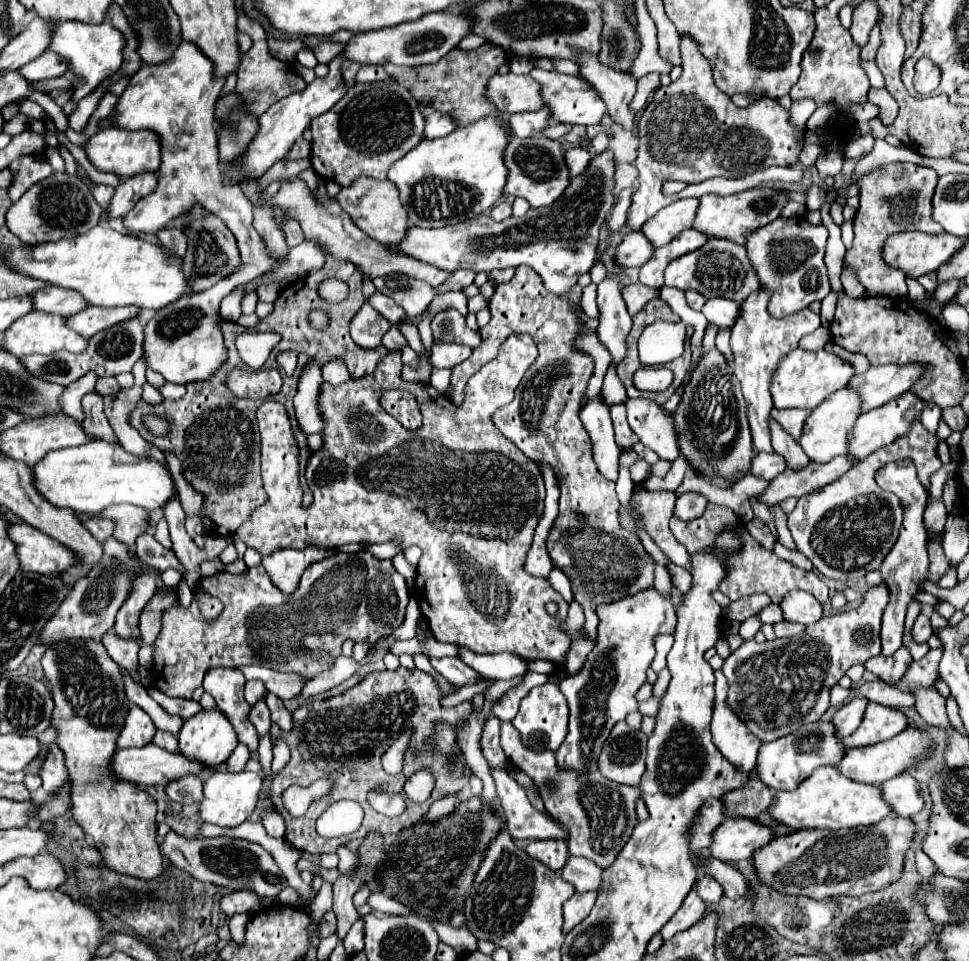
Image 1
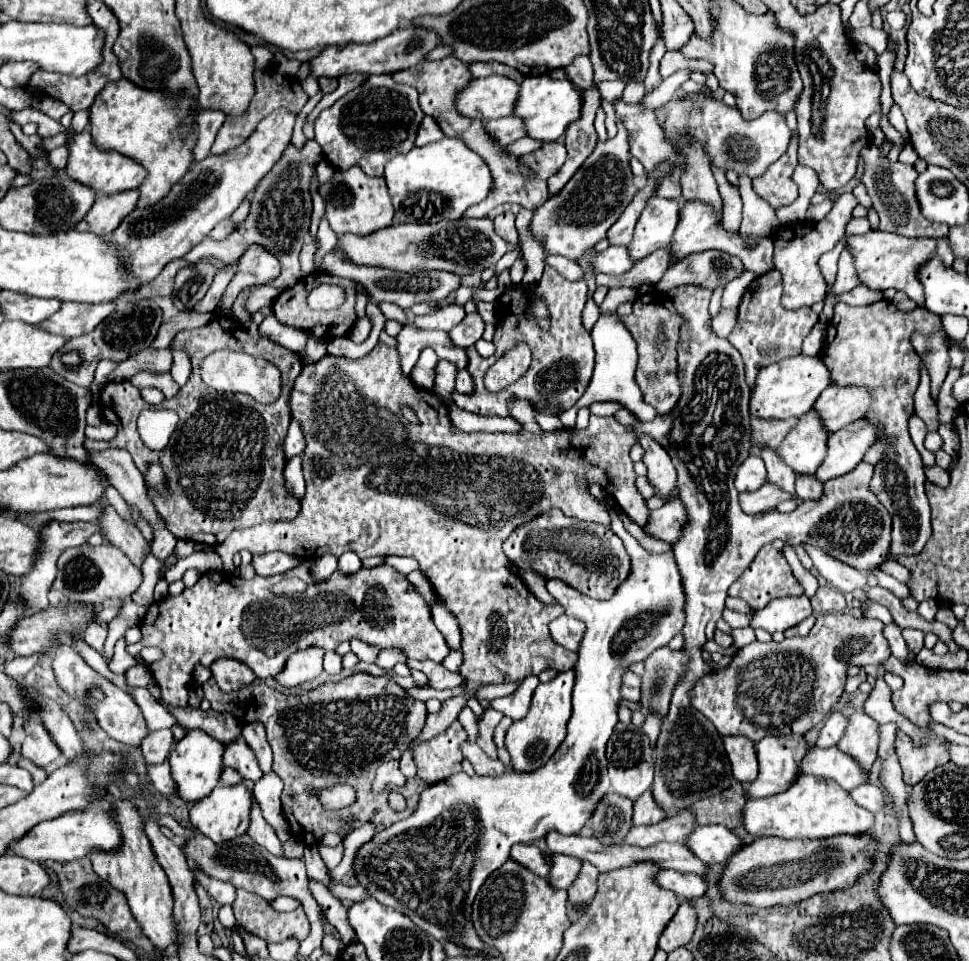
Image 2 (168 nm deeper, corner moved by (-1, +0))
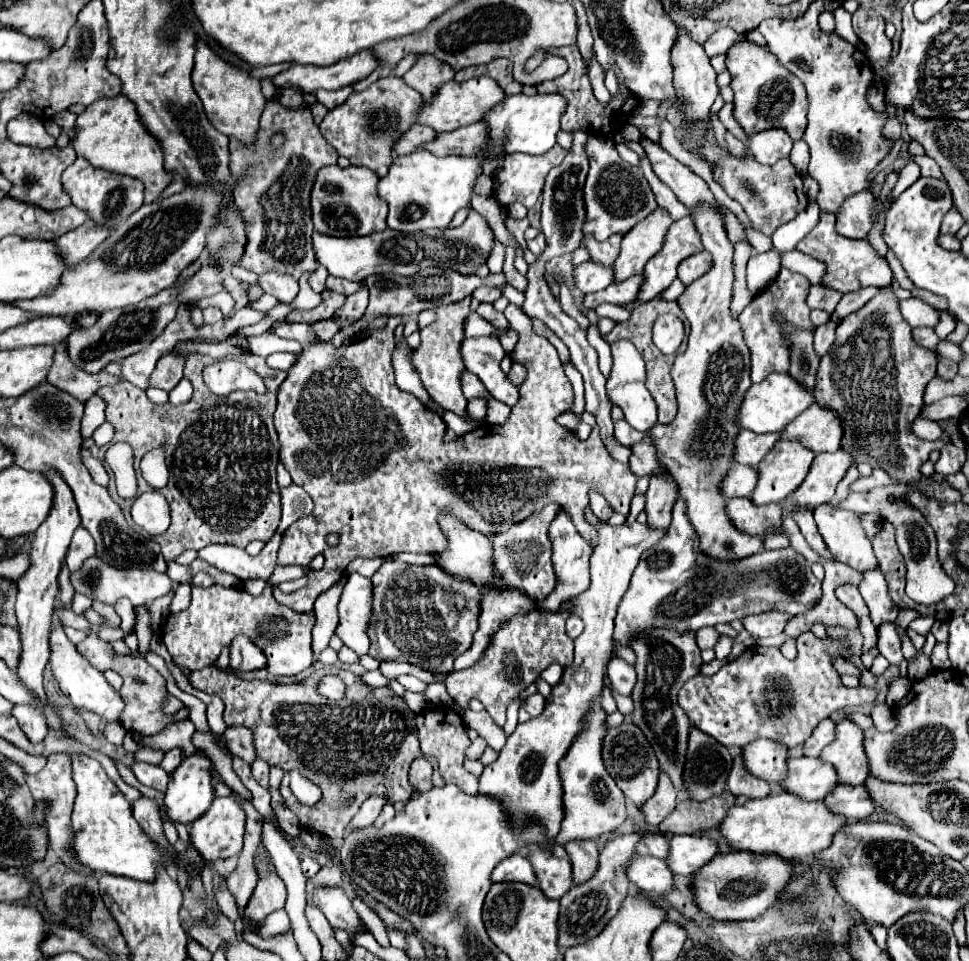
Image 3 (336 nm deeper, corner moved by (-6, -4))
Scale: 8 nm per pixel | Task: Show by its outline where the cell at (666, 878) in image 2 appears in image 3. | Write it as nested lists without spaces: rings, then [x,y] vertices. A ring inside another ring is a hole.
[[[635,856],[627,868],[627,876],[641,892],[667,894],[673,890],[673,872],[663,860],[651,856]]]

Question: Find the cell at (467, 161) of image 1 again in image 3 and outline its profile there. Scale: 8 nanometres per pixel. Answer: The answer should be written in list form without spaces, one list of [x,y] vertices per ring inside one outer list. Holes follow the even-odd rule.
[[[427,150],[395,156],[387,176],[379,180],[379,196],[389,204],[387,226],[399,232],[447,228],[461,208],[469,208],[479,174],[481,160],[477,156],[435,156]]]

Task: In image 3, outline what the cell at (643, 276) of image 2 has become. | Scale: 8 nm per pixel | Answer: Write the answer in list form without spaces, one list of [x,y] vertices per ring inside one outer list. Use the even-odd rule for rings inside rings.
[[[643,274],[631,276],[631,278],[623,280],[623,282],[613,282],[605,290],[587,294],[585,296],[585,306],[587,308],[597,308],[597,304],[603,304],[603,302],[611,302],[611,304],[619,304],[619,306],[629,304],[629,302],[633,302],[637,298],[643,282],[645,282]]]

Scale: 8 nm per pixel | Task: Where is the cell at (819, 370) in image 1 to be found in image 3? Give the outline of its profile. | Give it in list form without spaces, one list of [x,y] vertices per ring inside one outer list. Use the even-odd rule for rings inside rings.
[[[773,372],[763,382],[753,384],[749,392],[745,394],[741,412],[739,412],[739,424],[741,428],[749,428],[757,434],[765,432],[781,432],[791,420],[795,420],[805,408],[809,408],[815,402],[815,396],[809,388],[805,388],[801,382],[797,382],[787,372]]]

